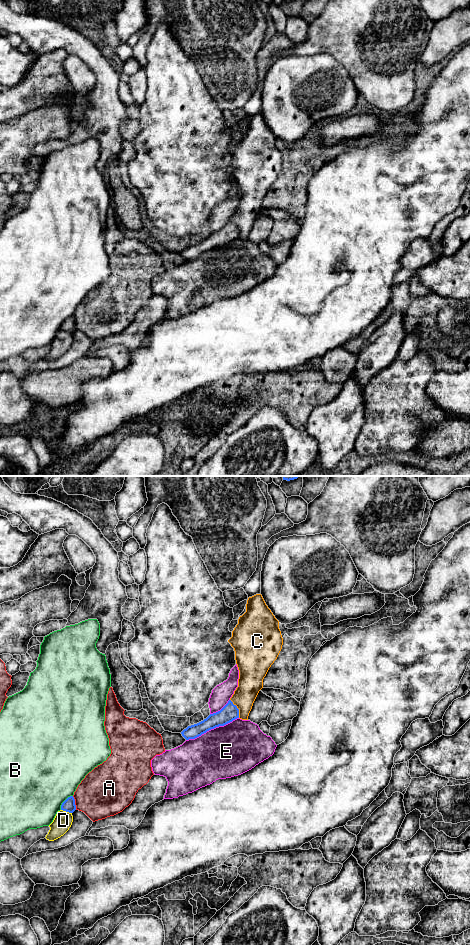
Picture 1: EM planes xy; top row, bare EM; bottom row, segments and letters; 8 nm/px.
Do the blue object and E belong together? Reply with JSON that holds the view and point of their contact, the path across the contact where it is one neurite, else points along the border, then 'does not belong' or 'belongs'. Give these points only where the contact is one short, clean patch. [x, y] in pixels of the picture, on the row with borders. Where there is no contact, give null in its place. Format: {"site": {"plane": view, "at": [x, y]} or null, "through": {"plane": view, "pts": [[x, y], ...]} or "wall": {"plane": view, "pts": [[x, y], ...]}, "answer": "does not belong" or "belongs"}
{"site": {"plane": "xy", "at": [212, 728]}, "answer": "does not belong"}

